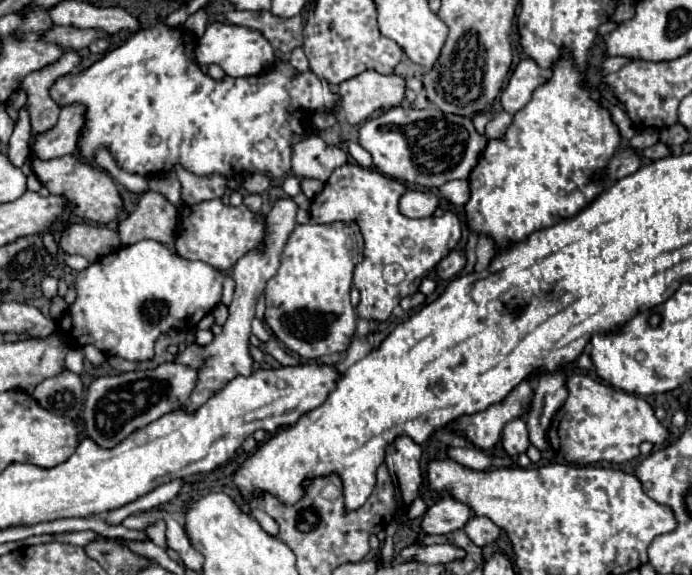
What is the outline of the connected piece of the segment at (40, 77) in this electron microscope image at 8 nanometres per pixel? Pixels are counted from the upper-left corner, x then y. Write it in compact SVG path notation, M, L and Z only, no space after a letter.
M65 52L57 62L51 66L45 66L43 70L37 70L35 74L29 74L21 88L27 92L27 102L29 102L29 114L31 114L31 124L33 124L33 134L45 132L55 126L59 118L59 106L51 100L49 88L51 84L69 72L79 64L79 54L77 52Z

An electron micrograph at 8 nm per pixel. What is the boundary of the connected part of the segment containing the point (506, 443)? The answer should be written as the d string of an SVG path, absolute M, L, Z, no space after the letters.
M515 418L511 420L505 428L503 428L503 448L511 458L517 458L519 454L527 452L527 448L531 446L529 442L529 434L527 434L527 426L523 418Z

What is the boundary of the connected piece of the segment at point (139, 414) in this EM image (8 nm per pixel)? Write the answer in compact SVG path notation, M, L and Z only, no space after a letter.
M163 362L151 370L123 372L117 376L101 376L87 390L87 402L83 408L83 434L93 438L103 448L113 448L123 442L133 430L147 426L163 414L177 410L189 402L193 388L197 386L197 368L179 362Z

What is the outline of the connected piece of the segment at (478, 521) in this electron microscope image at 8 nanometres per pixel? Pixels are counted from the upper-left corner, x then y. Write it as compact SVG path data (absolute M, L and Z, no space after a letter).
M473 516L467 526L465 526L465 532L467 536L477 544L477 546L487 546L491 542L497 540L499 536L499 526L495 526L489 518L485 516Z

